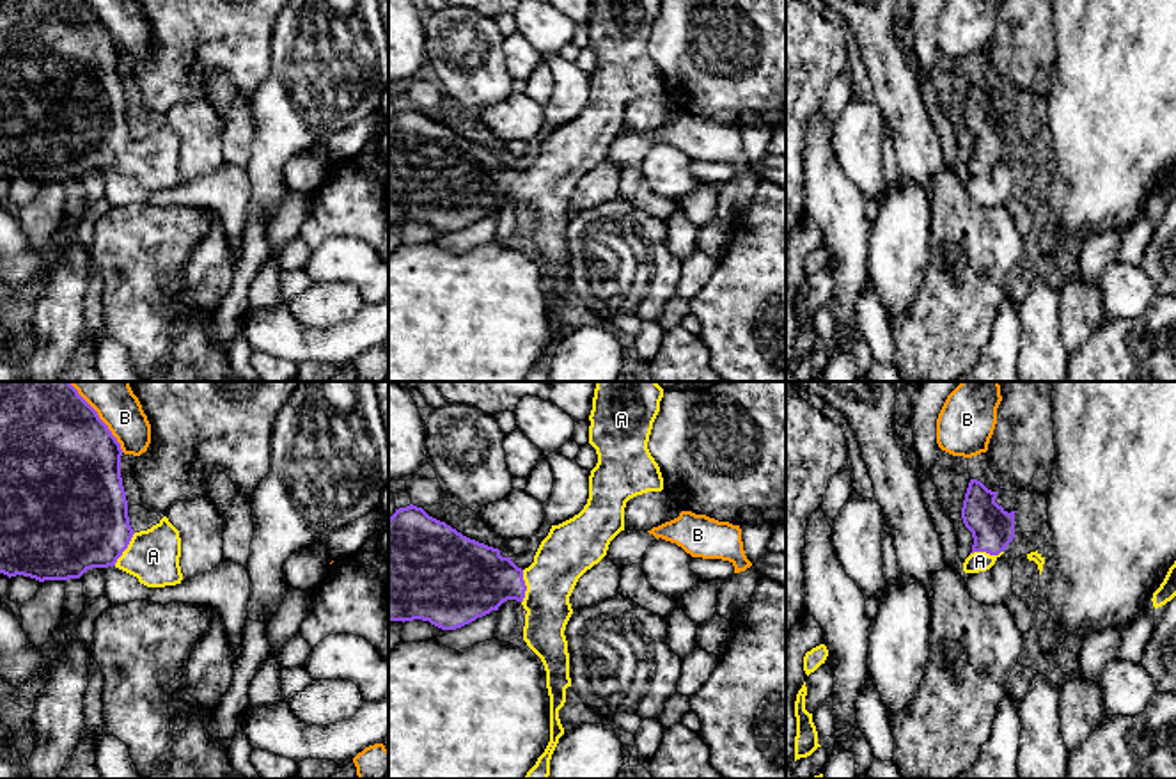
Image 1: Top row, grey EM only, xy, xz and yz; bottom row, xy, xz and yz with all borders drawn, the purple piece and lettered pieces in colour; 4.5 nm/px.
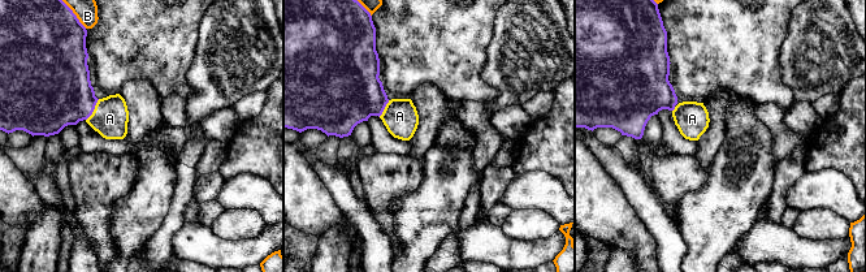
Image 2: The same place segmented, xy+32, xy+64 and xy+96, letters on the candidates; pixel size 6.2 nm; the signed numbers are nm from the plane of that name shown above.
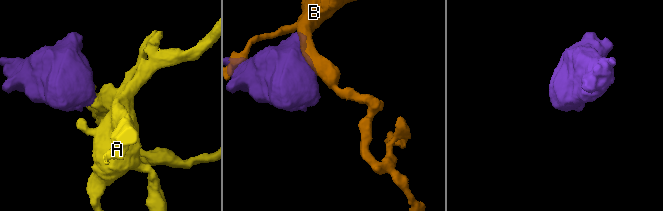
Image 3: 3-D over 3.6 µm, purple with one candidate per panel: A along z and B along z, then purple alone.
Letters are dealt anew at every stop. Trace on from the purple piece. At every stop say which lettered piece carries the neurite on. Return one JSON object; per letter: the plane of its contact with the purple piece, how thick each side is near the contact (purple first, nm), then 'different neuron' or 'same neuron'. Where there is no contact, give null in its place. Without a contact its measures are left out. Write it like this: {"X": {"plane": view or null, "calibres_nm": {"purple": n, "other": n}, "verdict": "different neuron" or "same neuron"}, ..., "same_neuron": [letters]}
{"A": {"plane": "xy", "calibres_nm": {"purple": 460, "other": 240}, "verdict": "same neuron"}, "B": {"plane": "xy", "calibres_nm": {"purple": 500, "other": 180}, "verdict": "different neuron"}, "same_neuron": ["A"]}

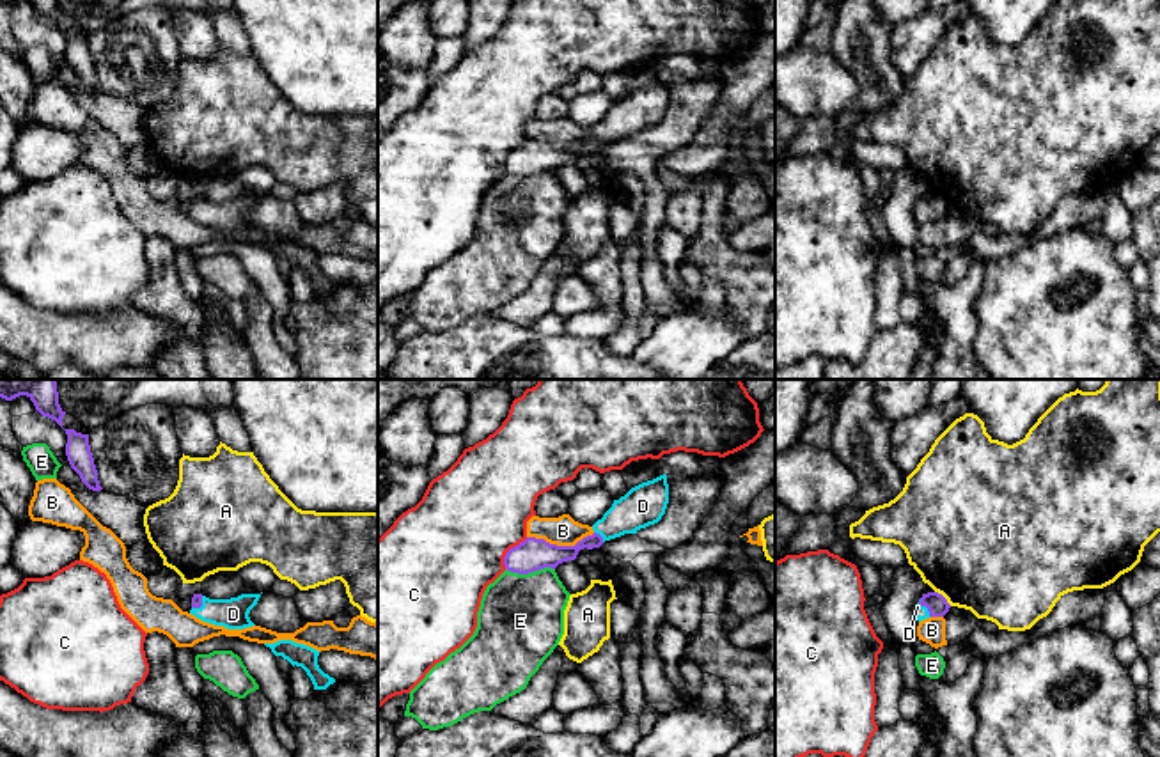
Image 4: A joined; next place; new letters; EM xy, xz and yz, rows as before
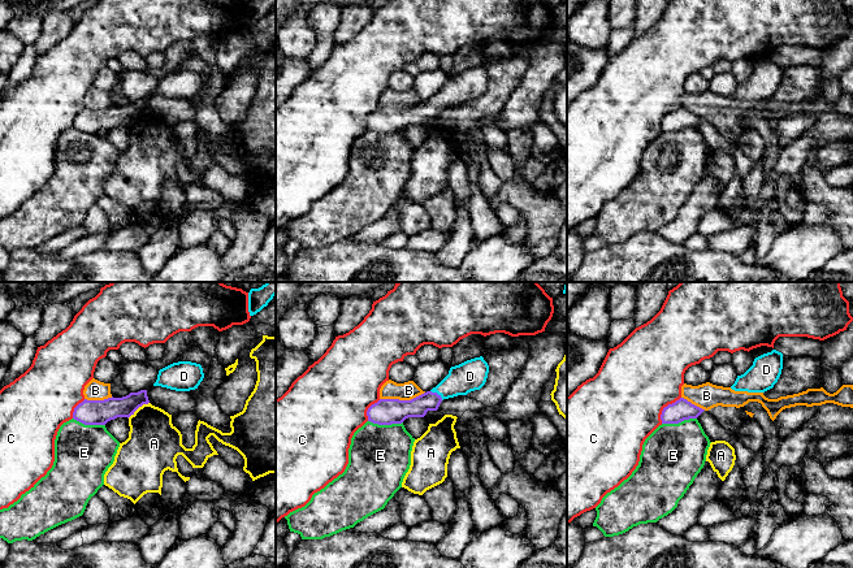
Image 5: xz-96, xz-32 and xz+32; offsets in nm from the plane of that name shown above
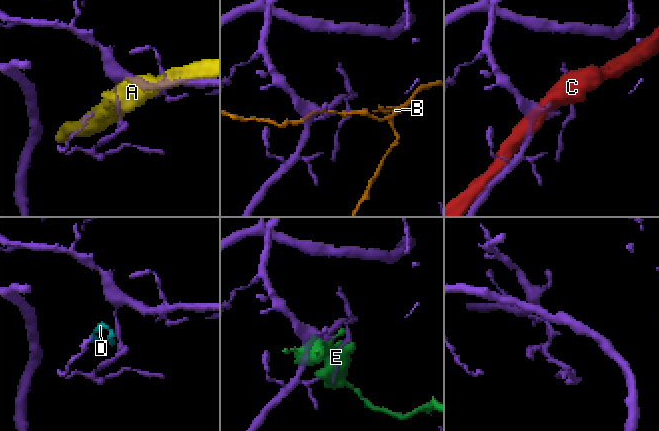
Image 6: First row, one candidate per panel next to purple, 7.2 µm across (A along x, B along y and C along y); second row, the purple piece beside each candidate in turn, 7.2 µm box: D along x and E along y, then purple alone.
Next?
{"A": {"plane": "yz", "calibres_nm": {"purple": 100, "other": 500}, "verdict": "different neuron"}, "B": {"plane": "xz", "calibres_nm": {"purple": 150, "other": 140}, "verdict": "different neuron"}, "C": {"plane": "xz", "calibres_nm": {"purple": 150, "other": 460}, "verdict": "different neuron"}, "D": {"plane": "yz", "calibres_nm": {"purple": 100, "other": 60}, "verdict": "same neuron"}, "E": {"plane": "xz", "calibres_nm": {"purple": 150, "other": 400}, "verdict": "different neuron"}, "same_neuron": ["D"]}

